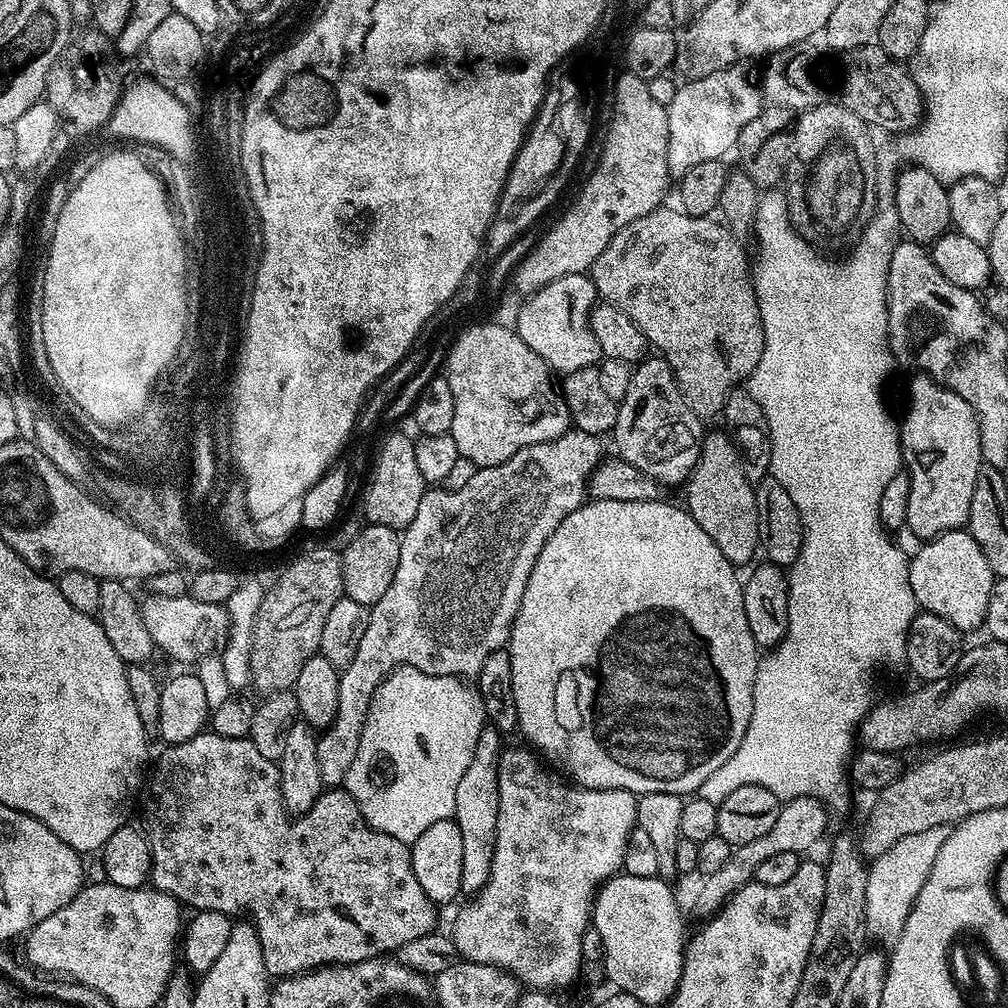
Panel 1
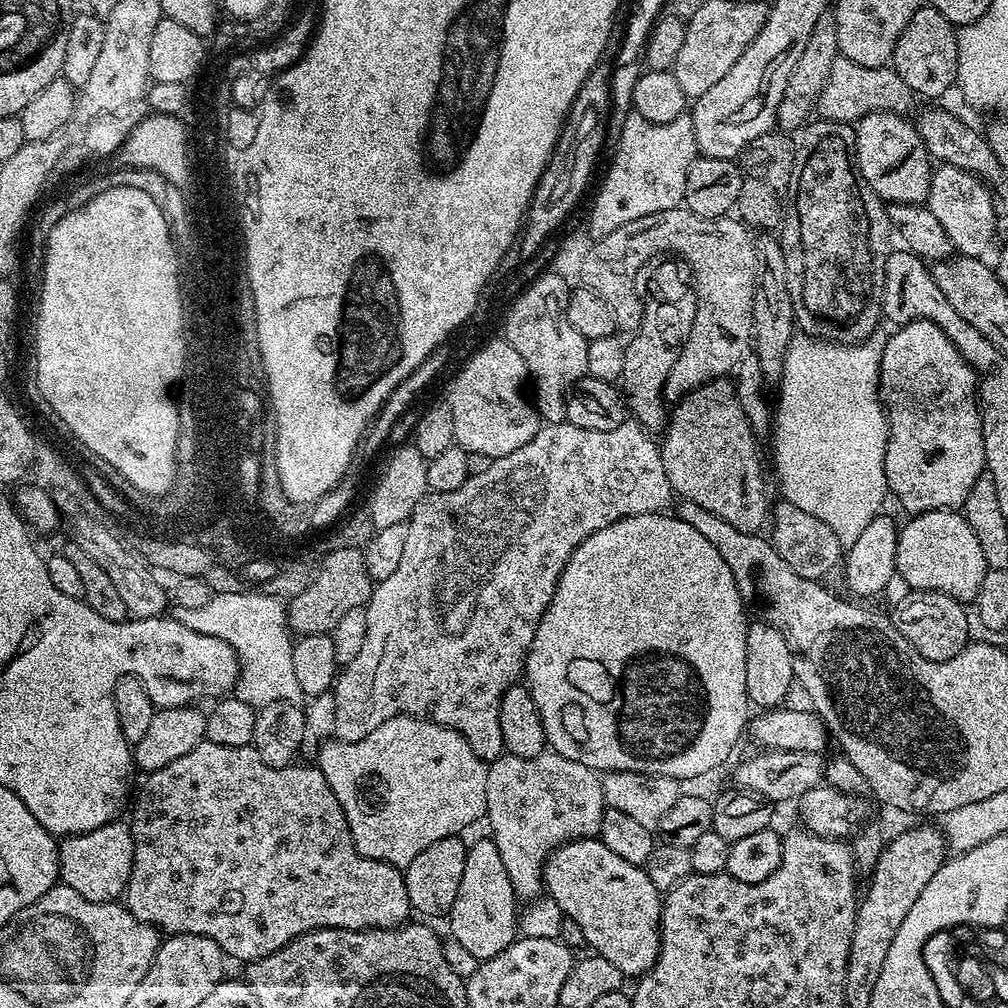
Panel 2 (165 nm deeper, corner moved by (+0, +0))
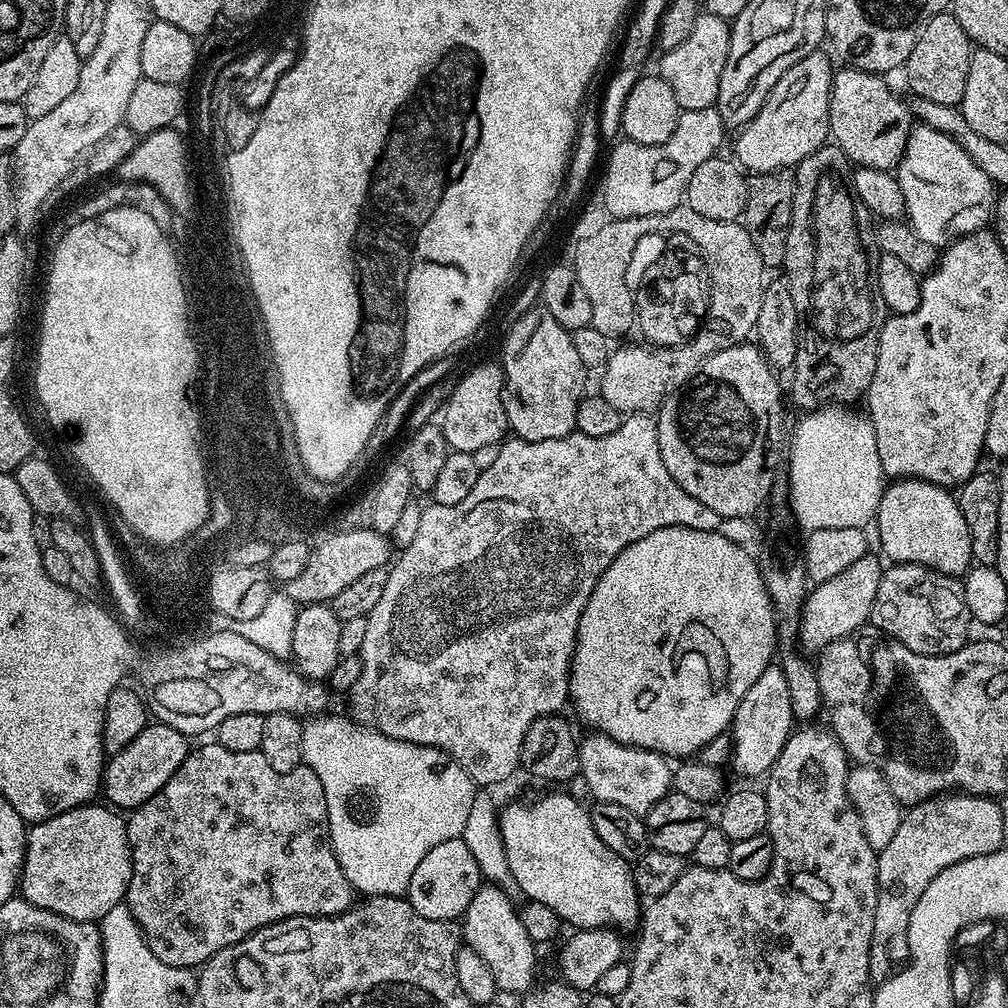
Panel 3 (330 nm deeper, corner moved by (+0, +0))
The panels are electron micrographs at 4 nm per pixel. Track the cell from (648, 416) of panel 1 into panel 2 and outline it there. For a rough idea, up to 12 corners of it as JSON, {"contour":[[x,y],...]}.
{"contour":[[682,259],[648,280],[640,328],[624,345],[622,385],[635,423],[670,415],[664,383],[692,329],[696,290]]}

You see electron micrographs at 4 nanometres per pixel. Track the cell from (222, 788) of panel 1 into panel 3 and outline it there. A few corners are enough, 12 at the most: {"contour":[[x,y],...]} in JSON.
{"contour":[[209,742],[126,823],[126,903],[195,969],[353,886],[326,790]]}

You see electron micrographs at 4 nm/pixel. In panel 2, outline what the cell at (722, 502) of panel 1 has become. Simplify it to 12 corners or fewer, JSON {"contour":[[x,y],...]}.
{"contour":[[735,383],[671,409],[662,466],[680,500],[743,532],[769,523]]}

